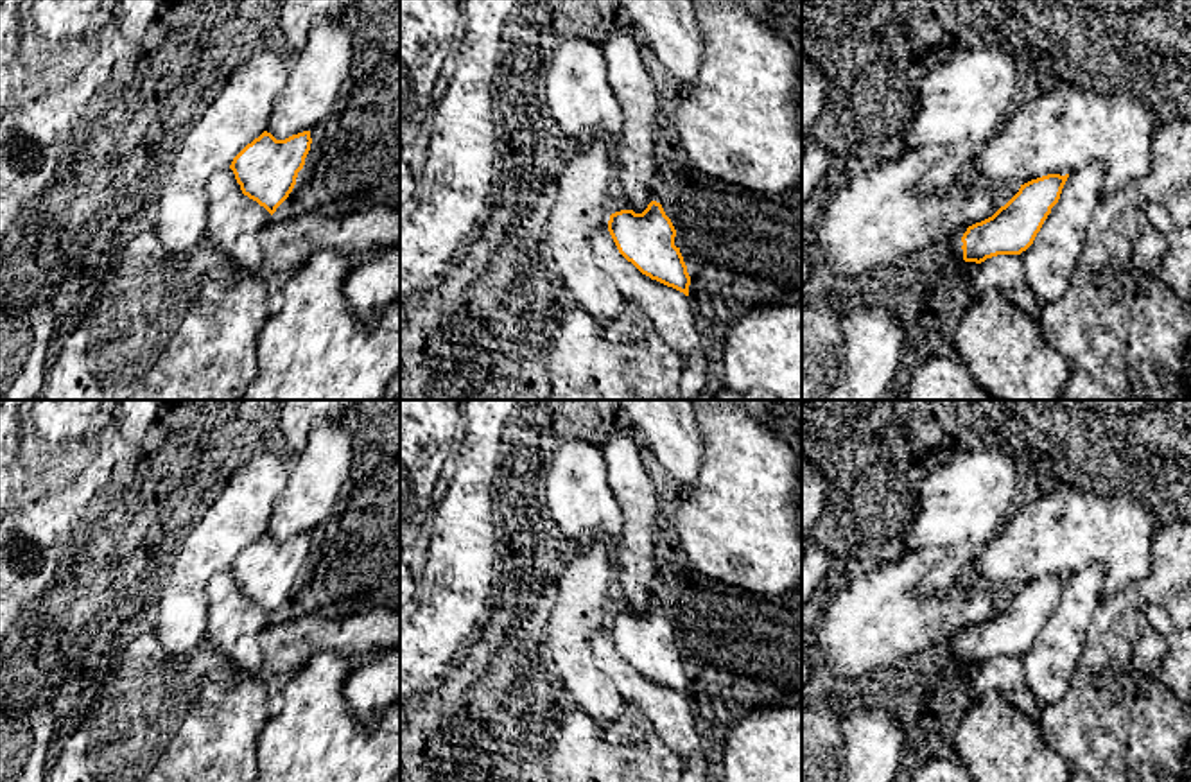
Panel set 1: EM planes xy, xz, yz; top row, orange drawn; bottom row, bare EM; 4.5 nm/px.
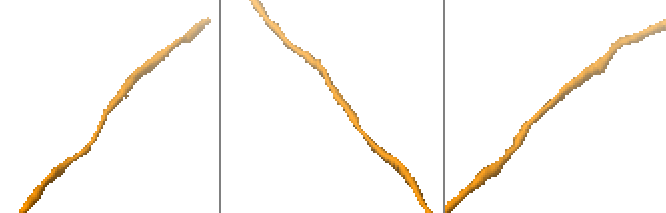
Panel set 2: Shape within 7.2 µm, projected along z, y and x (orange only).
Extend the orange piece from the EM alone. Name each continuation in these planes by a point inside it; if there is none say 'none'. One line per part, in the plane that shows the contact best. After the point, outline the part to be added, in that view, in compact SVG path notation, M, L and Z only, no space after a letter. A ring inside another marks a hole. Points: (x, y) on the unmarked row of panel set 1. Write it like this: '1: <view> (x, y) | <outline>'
none

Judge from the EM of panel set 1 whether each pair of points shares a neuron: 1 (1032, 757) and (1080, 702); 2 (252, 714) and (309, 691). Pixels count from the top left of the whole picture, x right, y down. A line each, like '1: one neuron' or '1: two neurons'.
1: two neurons
2: two neurons

